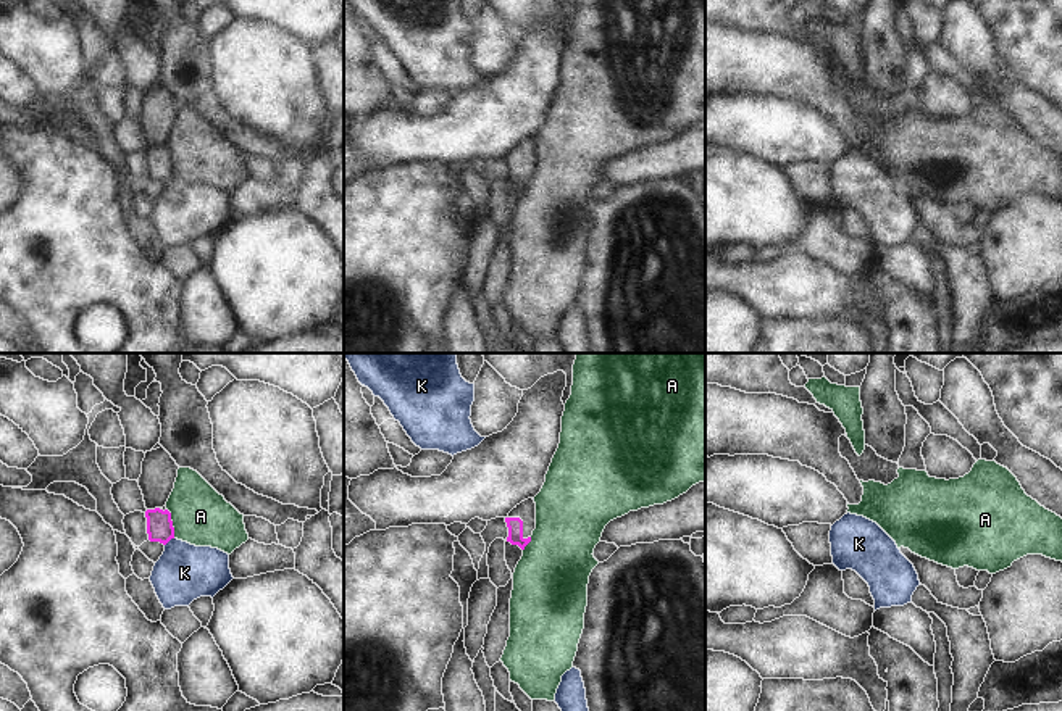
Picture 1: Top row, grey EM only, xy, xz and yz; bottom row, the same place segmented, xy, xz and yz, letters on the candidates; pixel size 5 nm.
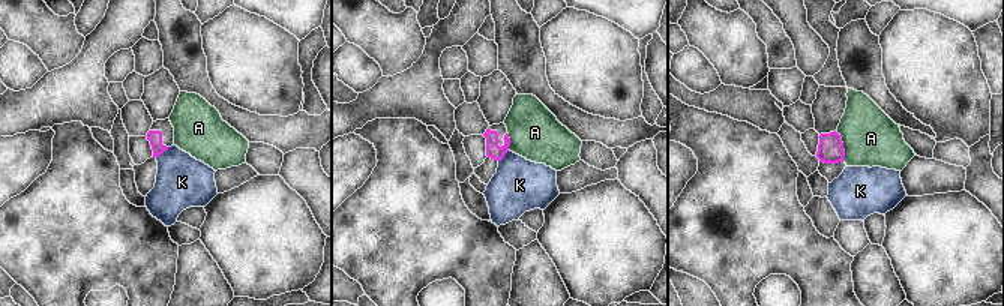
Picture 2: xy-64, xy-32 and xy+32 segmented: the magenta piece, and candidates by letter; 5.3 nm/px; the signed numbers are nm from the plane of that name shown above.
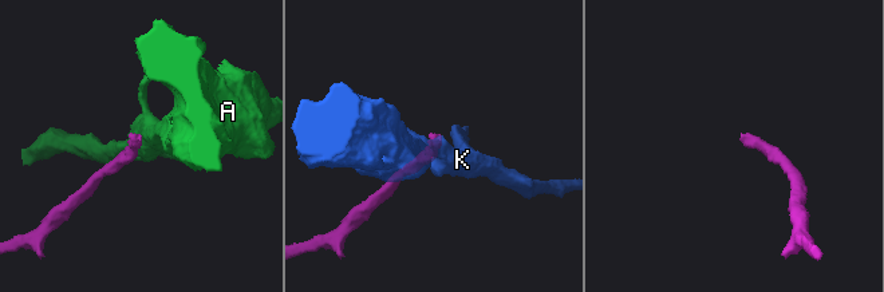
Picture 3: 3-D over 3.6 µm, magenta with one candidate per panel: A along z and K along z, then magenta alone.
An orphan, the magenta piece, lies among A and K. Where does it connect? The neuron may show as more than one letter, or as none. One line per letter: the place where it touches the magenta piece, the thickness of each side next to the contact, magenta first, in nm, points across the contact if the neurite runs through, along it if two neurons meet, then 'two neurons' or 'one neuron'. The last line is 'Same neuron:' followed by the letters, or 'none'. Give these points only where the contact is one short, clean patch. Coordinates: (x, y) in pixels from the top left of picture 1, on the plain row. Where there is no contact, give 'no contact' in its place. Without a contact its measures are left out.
A: xy (171, 162) | 130/300 nm | two neurons
K: xy (168, 179) | 130/280 nm | along xy (173, 176), (165, 184) | two neurons
Same neuron: none

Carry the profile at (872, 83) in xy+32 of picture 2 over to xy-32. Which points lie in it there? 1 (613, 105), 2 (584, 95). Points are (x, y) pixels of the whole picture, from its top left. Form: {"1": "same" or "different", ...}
{"1": "different", "2": "different"}

